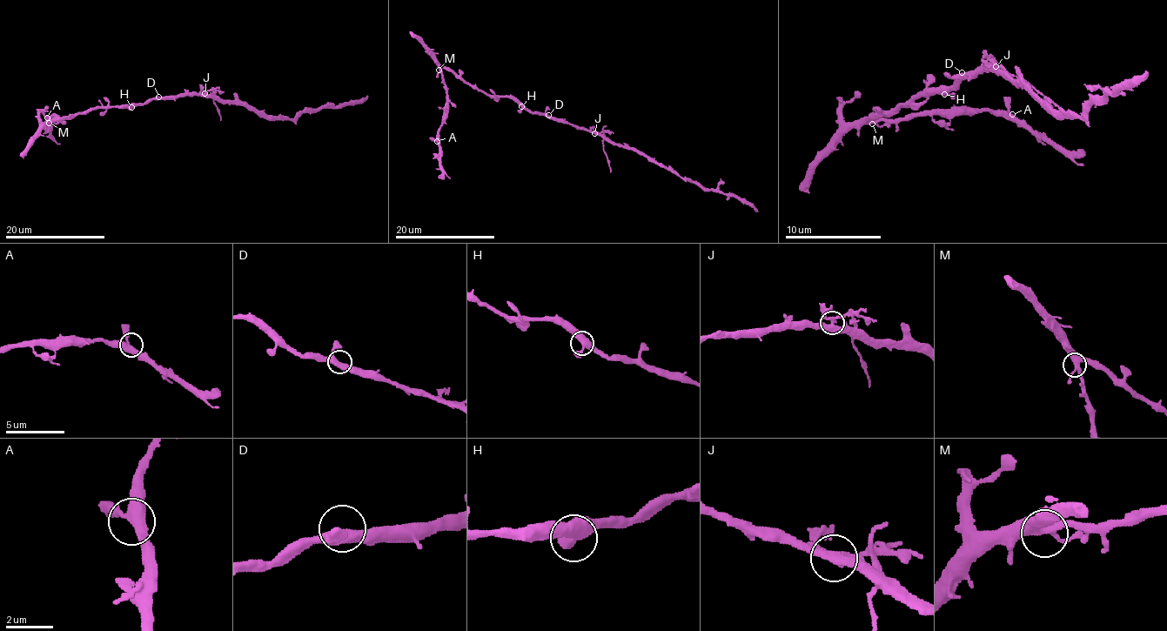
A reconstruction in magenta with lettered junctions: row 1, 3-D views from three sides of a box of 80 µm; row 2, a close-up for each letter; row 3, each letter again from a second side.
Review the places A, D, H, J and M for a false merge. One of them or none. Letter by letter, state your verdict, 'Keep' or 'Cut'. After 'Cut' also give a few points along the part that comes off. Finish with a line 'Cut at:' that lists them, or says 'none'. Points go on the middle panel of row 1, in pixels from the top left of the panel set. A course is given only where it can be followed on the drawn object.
A: Keep
D: Keep
H: Keep
J: Cut. Course of the part to remove: (594, 132), (603, 134), (603, 151), (611, 172)
M: Keep
Cut at: J

